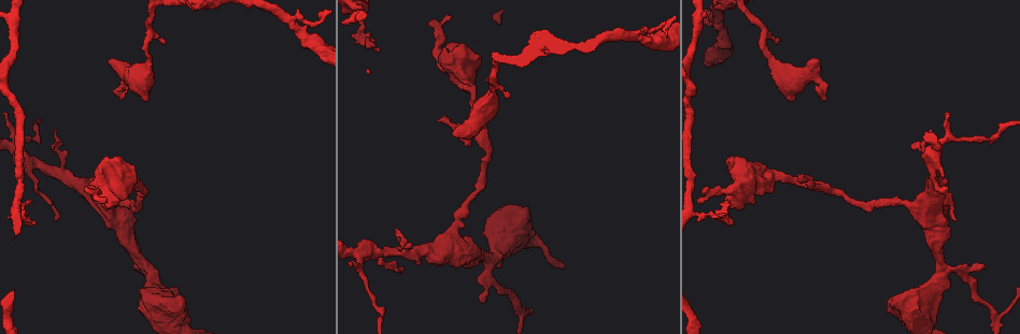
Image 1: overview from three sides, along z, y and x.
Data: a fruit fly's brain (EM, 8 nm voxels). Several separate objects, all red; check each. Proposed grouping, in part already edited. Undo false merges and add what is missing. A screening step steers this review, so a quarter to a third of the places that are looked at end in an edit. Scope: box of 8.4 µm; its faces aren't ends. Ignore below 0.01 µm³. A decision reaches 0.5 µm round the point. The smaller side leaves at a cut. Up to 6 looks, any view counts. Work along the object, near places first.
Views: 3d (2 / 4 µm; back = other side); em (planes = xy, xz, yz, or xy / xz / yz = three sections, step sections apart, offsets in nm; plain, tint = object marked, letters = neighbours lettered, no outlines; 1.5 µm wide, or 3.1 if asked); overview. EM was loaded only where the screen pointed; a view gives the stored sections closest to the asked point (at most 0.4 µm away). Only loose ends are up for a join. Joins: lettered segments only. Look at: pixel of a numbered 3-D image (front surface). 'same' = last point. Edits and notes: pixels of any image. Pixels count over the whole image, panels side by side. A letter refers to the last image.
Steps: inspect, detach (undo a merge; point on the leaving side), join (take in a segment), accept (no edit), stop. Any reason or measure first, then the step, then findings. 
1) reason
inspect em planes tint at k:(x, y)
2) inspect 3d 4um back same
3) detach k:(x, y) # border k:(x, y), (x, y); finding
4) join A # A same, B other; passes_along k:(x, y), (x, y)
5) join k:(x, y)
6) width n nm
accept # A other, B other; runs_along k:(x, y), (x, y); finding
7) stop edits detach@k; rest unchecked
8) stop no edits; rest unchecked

free end
inspect 3d 2um at 1:(121, 100)

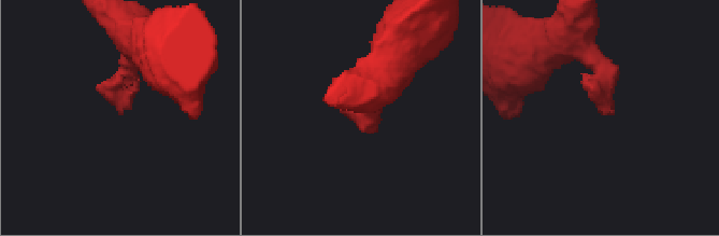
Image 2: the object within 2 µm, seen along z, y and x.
inspect em xy step 8 tint at 2:(360, 114)

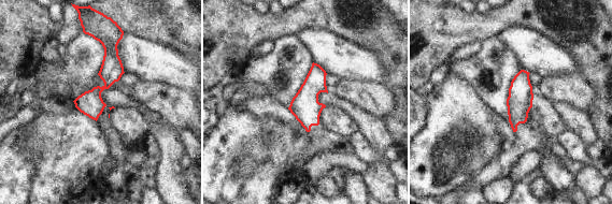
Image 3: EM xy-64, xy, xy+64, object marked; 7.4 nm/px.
inspect em planes letters same

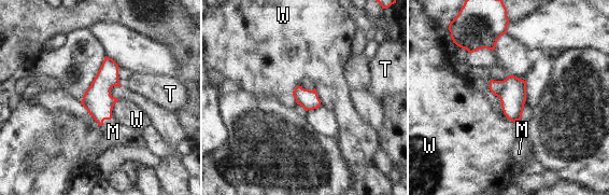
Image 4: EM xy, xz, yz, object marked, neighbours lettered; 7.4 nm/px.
join M # M same, T other, W other; passes_along 4:(97, 100), (104, 119), (113, 131); it goes on there

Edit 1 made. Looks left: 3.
inspect overview

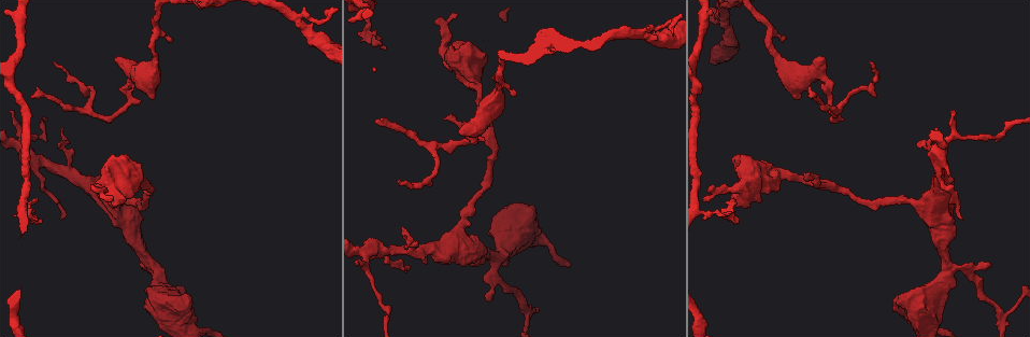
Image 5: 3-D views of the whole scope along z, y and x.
a fork
inspect em planes letters at 5:(413, 249)

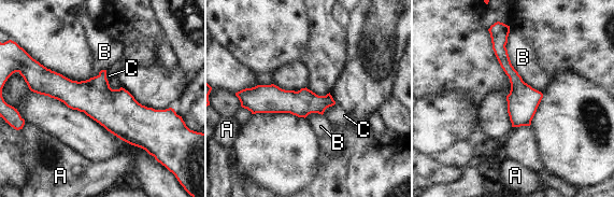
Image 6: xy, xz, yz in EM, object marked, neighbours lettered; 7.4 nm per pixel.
accept # A other, B other, C other; runs_along 6:(39, 86), (165, 114); all the same neuron

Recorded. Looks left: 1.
free end
inspect em xy step 4 letters at 5:(380, 44)

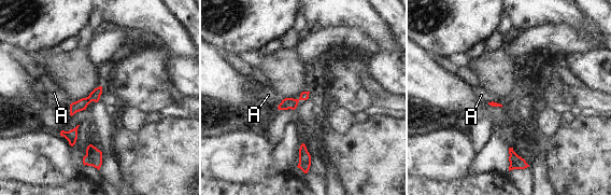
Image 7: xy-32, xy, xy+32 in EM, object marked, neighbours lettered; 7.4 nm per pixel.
accept # A other; runs_along 7:(99, 89), (72, 111); none of them fits

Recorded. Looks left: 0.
stop edits join@4; rest unchecked

